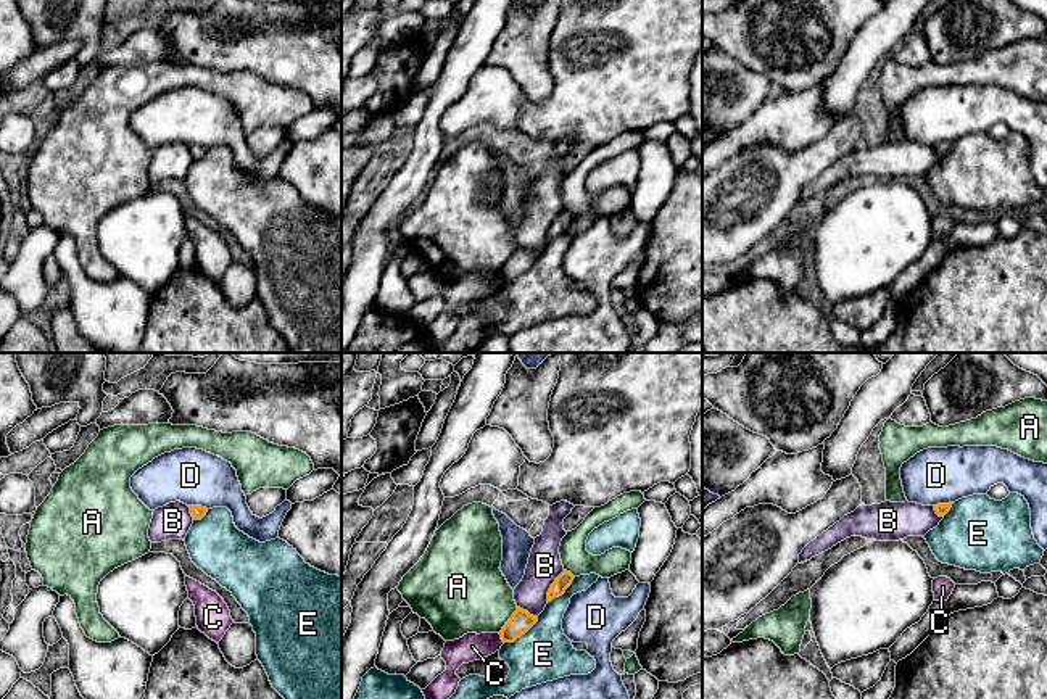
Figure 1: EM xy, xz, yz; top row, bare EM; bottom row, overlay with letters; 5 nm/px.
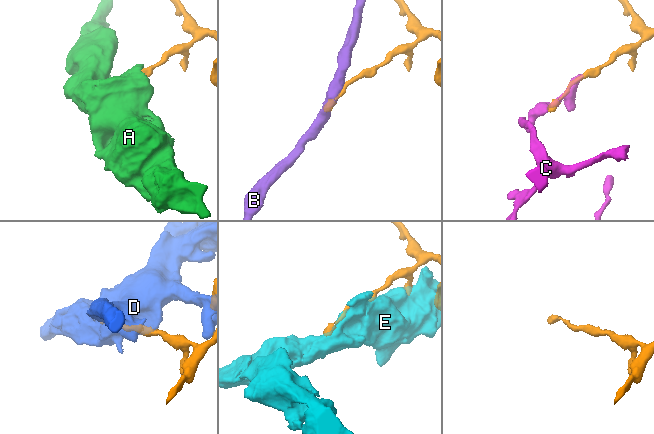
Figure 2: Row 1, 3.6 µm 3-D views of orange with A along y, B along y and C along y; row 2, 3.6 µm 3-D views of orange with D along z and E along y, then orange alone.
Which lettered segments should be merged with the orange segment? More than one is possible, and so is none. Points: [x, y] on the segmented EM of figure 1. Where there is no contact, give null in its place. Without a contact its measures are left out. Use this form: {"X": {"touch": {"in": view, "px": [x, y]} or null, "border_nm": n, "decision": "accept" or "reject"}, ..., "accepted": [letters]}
{"A": {"touch": {"in": "xz", "px": [508, 620]}, "border_nm": 160, "decision": "reject"}, "B": {"touch": {"in": "xz", "px": [551, 587]}, "border_nm": 180, "decision": "reject"}, "C": {"touch": {"in": "xz", "px": [501, 638]}, "border_nm": 60, "decision": "reject"}, "D": {"touch": {"in": "xy", "px": [198, 506]}, "border_nm": 100, "decision": "reject"}, "E": {"touch": {"in": "xz", "px": [522, 633]}, "border_nm": 220, "decision": "reject"}, "accepted": []}

